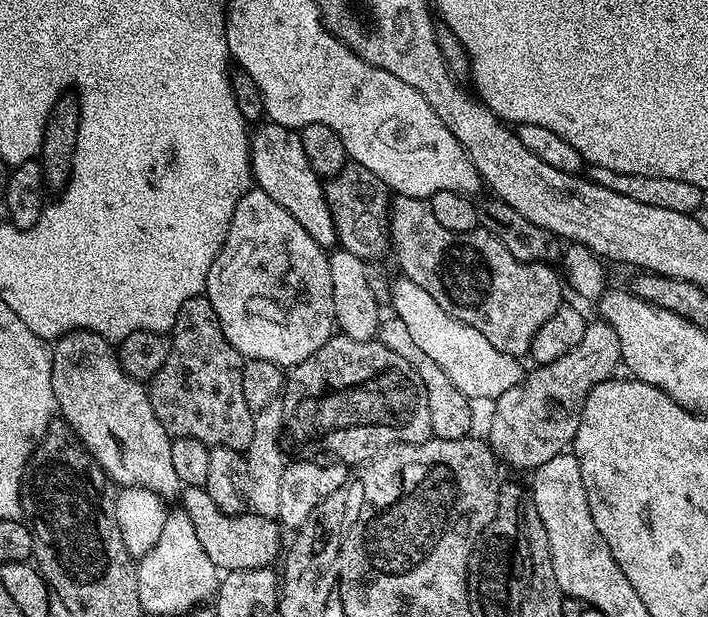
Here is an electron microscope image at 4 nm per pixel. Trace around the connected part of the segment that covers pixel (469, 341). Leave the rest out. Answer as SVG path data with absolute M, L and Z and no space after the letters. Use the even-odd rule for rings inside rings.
M403 278L397 279L392 285L390 308L395 316L402 318L417 346L425 354L430 354L430 358L434 358L442 370L446 370L450 382L454 382L454 386L458 386L458 390L462 390L469 400L495 402L502 394L506 394L506 390L521 383L521 361L517 357L494 350L494 346L490 346L490 342L486 342L486 338L482 338L474 326L466 326L446 314L446 310L442 310L442 306L438 306L438 302L434 302L434 298L422 290L422 286Z

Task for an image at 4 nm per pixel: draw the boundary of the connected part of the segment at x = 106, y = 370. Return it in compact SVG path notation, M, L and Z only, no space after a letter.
M67 332L51 349L59 415L102 466L109 481L120 488L145 488L165 498L175 497L182 485L170 458L173 437L158 422L148 388L122 370L113 341L97 332Z

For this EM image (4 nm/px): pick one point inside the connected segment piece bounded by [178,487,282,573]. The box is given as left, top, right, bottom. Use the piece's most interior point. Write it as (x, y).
(246, 541)

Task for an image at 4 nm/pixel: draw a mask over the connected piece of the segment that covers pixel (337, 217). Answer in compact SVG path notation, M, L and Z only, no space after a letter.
M349 161L336 176L325 181L324 197L334 220L337 243L341 249L365 262L372 262L385 252L387 254L391 245L390 192L372 171L356 161Z

